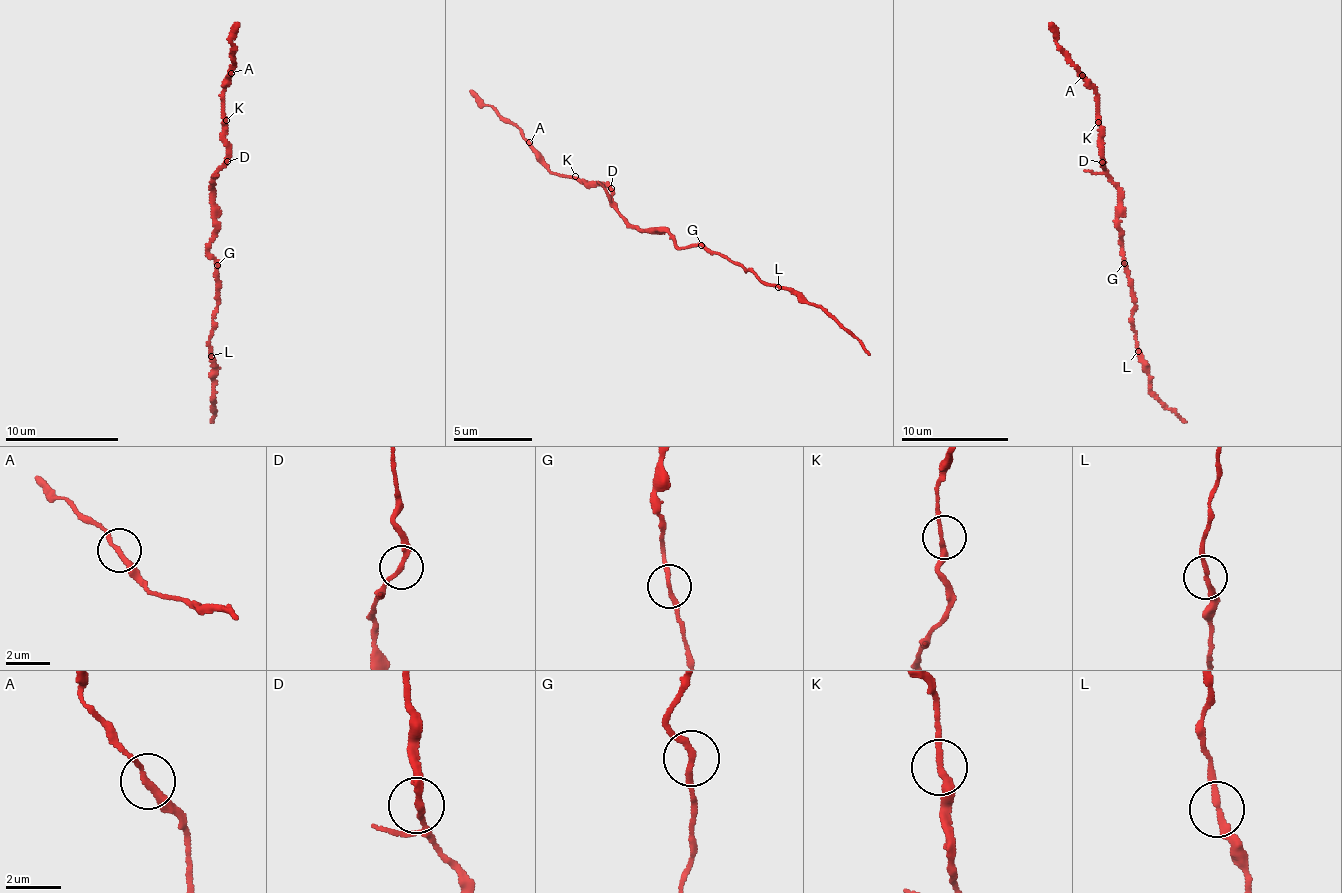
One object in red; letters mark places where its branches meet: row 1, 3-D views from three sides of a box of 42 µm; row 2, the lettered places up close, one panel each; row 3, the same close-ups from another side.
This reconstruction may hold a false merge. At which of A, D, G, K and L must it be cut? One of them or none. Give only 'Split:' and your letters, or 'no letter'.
Split: no letter

